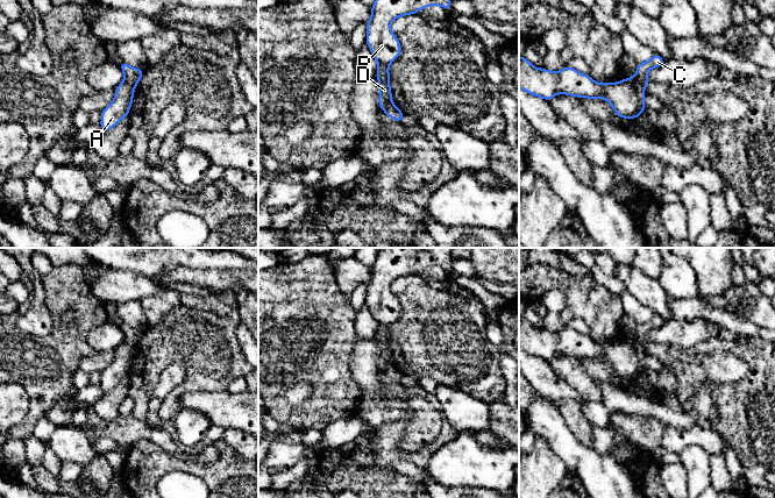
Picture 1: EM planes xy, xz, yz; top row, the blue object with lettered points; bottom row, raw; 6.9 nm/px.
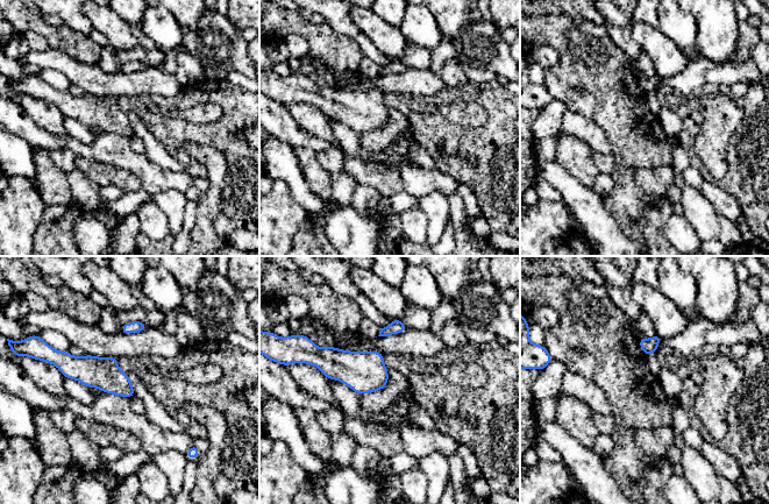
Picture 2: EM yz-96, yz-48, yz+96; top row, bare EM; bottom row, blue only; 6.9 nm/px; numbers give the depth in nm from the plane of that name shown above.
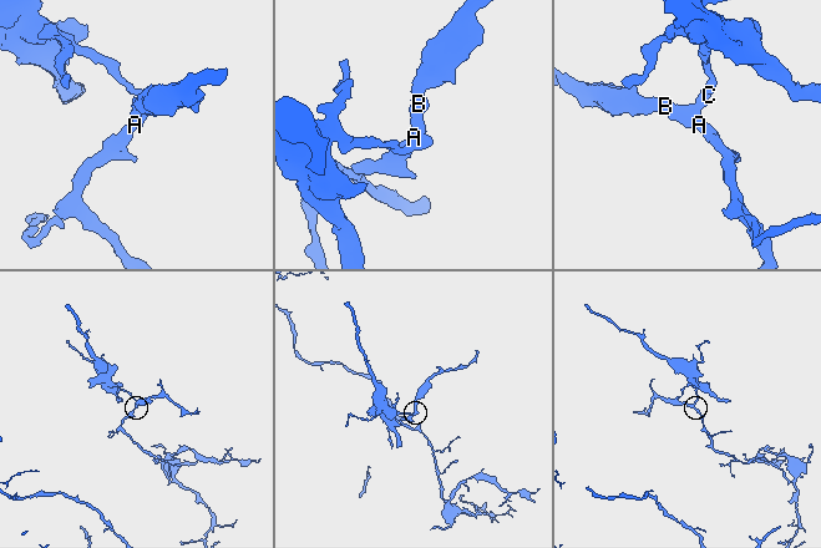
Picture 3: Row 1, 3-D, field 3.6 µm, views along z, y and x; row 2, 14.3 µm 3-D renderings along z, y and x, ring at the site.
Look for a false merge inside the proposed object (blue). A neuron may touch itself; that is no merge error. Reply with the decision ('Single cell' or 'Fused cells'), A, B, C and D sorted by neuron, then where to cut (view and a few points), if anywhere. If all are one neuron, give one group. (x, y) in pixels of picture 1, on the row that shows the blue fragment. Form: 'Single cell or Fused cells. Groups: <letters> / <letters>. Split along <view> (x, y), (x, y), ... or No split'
Fused cells. Groups: A B D / C. Split along yz (633, 77), (644, 89)

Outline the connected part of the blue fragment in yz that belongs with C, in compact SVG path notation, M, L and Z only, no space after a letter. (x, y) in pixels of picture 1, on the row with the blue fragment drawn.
M654 54L650 59L637 65L637 71L633 78L645 88L650 83L647 78L648 71L650 69L660 67L664 62L666 61L659 54Z

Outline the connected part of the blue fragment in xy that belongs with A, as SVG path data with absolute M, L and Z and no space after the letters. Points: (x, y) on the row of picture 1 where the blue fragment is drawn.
M125 81L114 88L115 97L112 102L101 111L100 127L107 131L115 127L123 118L127 118L134 99L134 91Z

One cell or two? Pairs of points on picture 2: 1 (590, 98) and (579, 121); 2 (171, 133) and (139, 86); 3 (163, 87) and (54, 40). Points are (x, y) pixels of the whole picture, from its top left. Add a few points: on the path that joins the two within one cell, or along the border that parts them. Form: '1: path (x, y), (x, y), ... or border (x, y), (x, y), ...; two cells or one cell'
1: border (567, 108), (591, 119), (604, 130); two cells
2: border (141, 97), (119, 98); two cells
3: border (70, 56), (79, 62), (97, 63); two cells

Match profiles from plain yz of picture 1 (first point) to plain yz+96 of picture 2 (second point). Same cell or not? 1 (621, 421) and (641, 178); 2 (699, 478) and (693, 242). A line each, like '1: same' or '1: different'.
1: same
2: different

